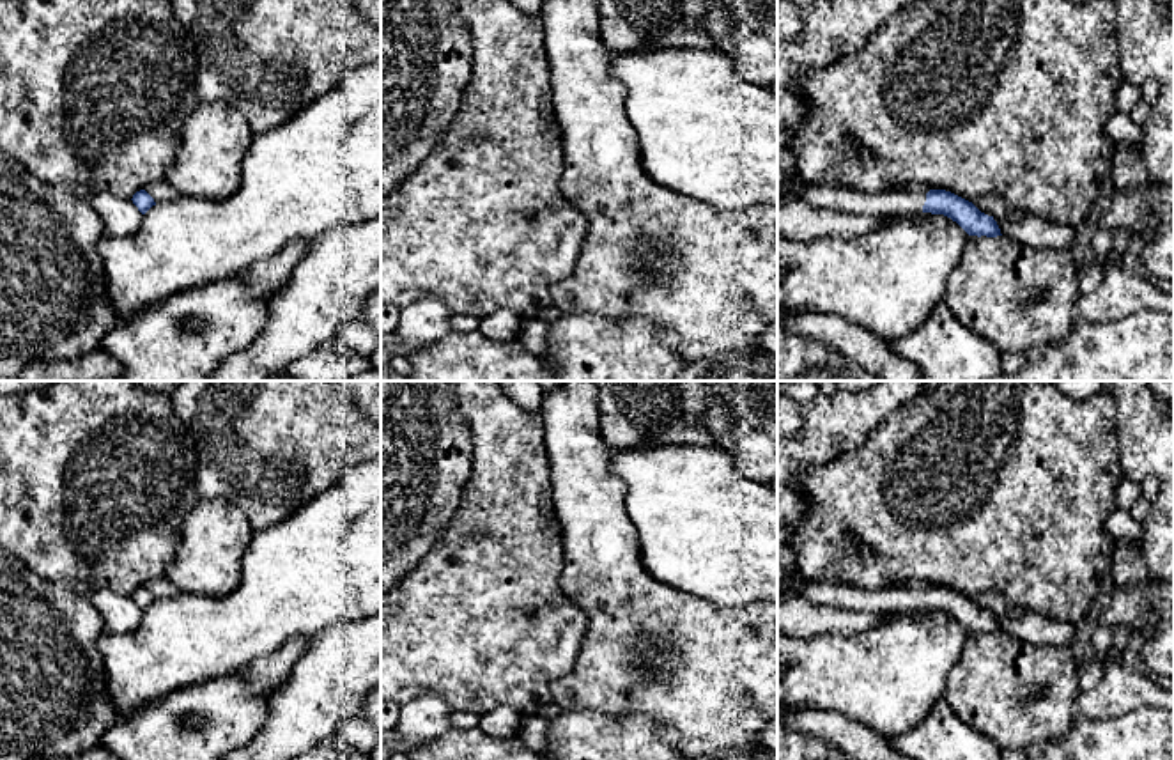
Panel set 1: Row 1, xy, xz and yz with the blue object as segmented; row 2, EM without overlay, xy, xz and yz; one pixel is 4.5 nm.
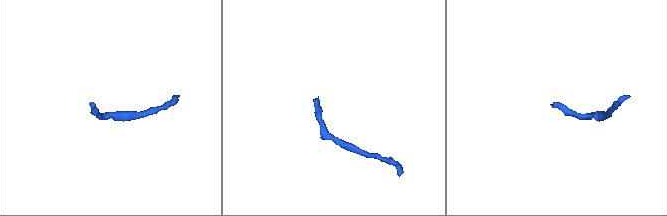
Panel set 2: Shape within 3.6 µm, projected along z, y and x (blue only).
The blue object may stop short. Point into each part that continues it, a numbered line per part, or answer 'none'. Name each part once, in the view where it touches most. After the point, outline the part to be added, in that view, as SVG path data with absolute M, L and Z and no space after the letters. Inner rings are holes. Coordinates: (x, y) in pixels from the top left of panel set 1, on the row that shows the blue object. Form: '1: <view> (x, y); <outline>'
1: yz (845, 199); M806 184L804 198L822 209L834 209L852 214L919 214L926 202L926 191L891 190L861 193L850 186L829 188Z

